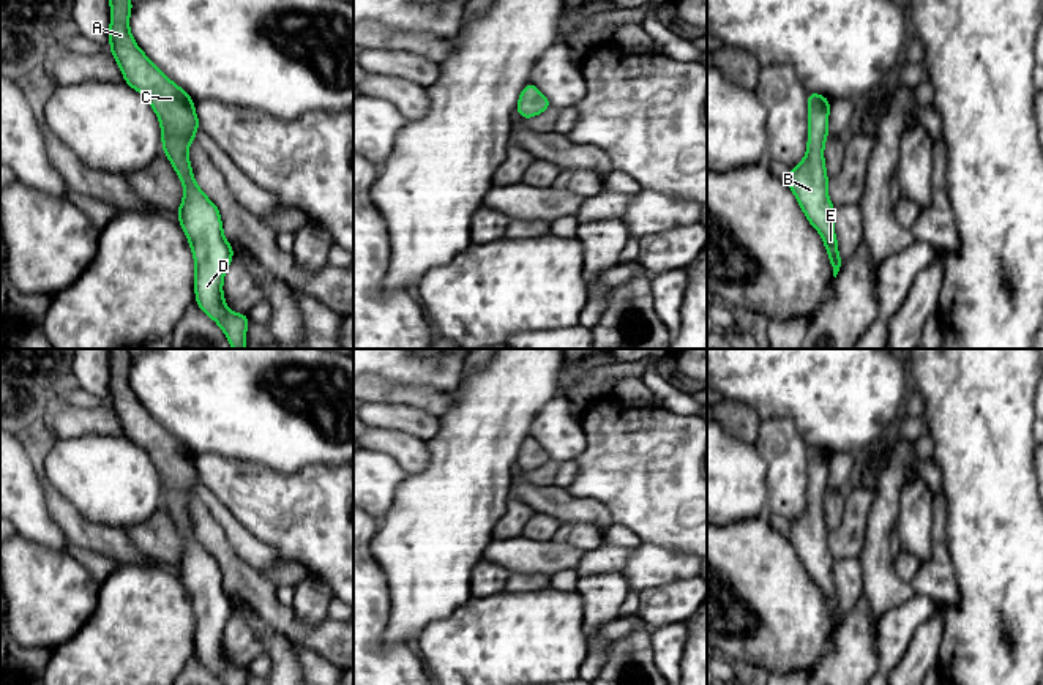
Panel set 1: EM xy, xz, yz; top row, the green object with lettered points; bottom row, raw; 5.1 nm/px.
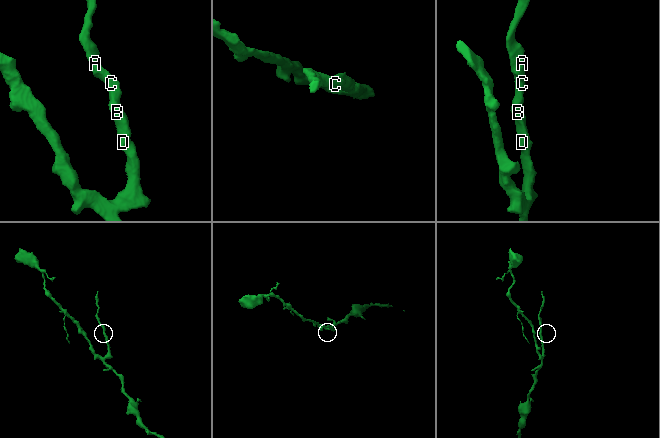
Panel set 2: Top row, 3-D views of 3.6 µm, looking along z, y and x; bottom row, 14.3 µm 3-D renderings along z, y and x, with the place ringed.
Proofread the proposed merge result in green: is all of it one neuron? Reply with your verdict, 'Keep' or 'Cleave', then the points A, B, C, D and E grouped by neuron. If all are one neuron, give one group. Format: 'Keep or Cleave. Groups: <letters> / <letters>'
Keep. Groups: A B C D E

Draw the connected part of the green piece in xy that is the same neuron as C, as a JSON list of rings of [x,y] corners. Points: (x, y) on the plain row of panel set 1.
[[[107,349],[110,355],[110,401],[125,436],[142,447],[161,477],[163,505],[172,516],[185,545],[177,565],[191,598],[196,625],[196,657],[222,685],[246,685],[248,669],[232,666],[222,650],[224,627],[234,601],[222,587],[221,568],[196,538],[188,500],[200,481],[189,448],[164,429],[139,402],[129,385],[133,355],[128,349]]]

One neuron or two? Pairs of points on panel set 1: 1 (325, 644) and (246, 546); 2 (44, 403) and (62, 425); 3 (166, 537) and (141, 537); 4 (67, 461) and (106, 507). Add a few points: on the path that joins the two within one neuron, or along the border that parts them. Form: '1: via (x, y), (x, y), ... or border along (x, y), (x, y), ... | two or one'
1: border along (231, 550), (261, 573) | two
2: border along (57, 401), (48, 419) | two
3: via (160, 537), (147, 537) | one
4: via (78, 472), (101, 496) | one

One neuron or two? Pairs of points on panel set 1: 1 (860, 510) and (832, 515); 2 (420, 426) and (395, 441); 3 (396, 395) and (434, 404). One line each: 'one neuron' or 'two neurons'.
1: two neurons
2: two neurons
3: one neuron

